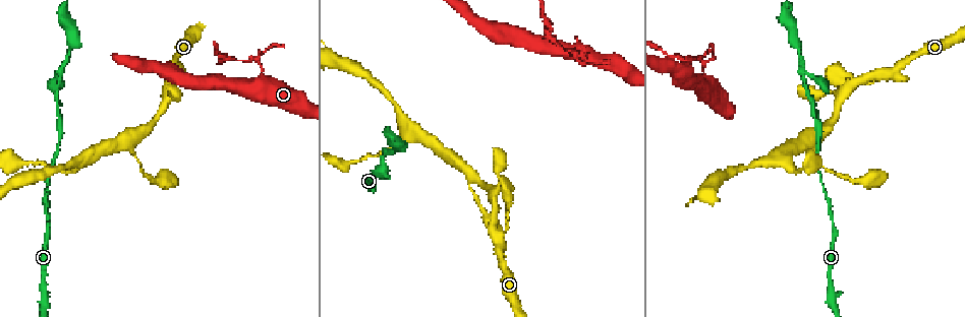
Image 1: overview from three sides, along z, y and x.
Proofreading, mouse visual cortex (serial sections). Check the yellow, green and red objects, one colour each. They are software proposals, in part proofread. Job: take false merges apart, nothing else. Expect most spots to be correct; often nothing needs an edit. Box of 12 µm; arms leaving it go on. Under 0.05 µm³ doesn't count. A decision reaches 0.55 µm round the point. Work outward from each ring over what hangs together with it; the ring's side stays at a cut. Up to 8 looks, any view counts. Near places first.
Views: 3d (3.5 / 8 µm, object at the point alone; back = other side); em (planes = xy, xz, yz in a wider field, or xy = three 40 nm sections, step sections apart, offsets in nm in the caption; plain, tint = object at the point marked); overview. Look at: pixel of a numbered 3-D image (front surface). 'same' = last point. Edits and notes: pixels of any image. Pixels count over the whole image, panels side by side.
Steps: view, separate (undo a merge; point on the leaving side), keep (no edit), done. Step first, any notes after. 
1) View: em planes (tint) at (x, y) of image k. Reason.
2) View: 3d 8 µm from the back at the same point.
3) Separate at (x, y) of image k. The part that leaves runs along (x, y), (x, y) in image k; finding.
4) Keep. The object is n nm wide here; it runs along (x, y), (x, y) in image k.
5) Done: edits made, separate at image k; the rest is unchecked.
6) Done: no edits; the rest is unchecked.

View: 3d 3.5 µm at (496, 235) of image 1. Side arm on a straight run.

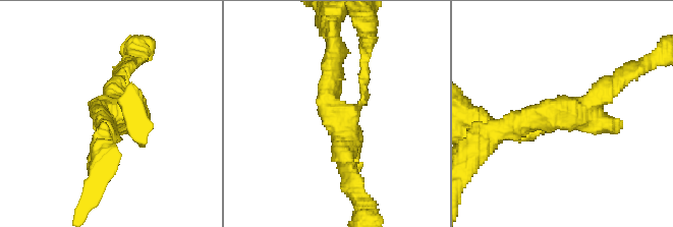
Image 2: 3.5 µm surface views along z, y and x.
View: em planes (tint) at (338, 118) of image 2. Now the EM.

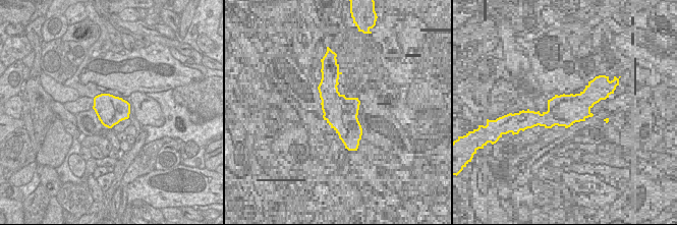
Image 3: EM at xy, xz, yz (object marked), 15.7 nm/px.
Keep. All the same cell.

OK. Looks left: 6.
View: 3d 3.5 µm at (127, 142) of image 1.

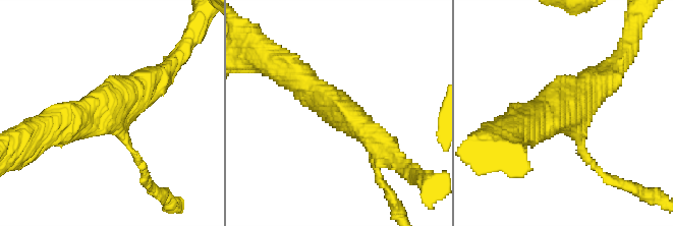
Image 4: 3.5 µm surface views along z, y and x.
View: em xy step 5 (tint) at (338, 110) of image 4. 3 arms meet here; the arms are 150, 400, 450 nm wide; shape alone is not enough.

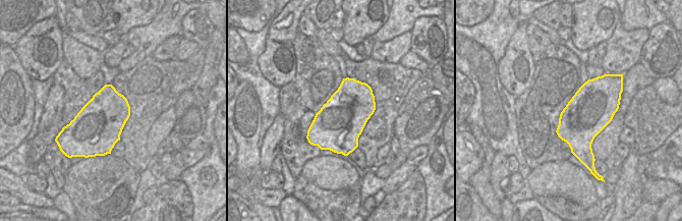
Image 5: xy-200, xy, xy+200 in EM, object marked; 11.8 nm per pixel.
Keep. The object is 550 nm wide here; it runs along (385, 151), (285, 69) in image 4; one cell here.

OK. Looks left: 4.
View: 3d 3.5 µm at (387, 153) of image 1. Three-way junction.

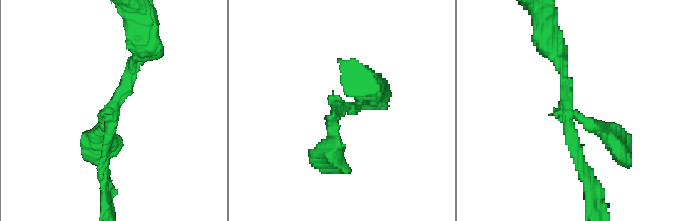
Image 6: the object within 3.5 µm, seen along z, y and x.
View: em planes (tint) at (339, 113) of image 6. 3 arms meet here; the arms are 150, 150, 300 nm wide.

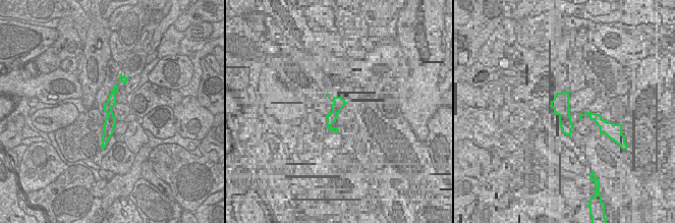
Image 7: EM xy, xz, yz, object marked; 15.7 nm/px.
View: em xy step 3 (tint) at the same point.

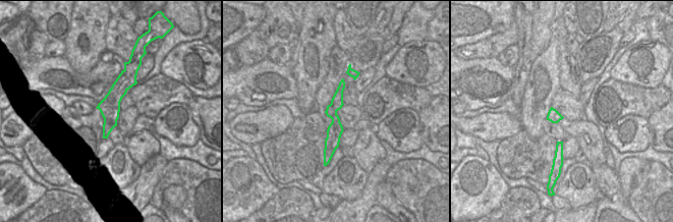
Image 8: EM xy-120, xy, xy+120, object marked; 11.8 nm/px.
Separate at (331, 149) of image 6. The part that leaves runs along (334, 118), (328, 155), (331, 171) in image 6; a second cell is stuck on.

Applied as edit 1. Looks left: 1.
Done: edits made, separate at image 6; the rest is unchecked.

